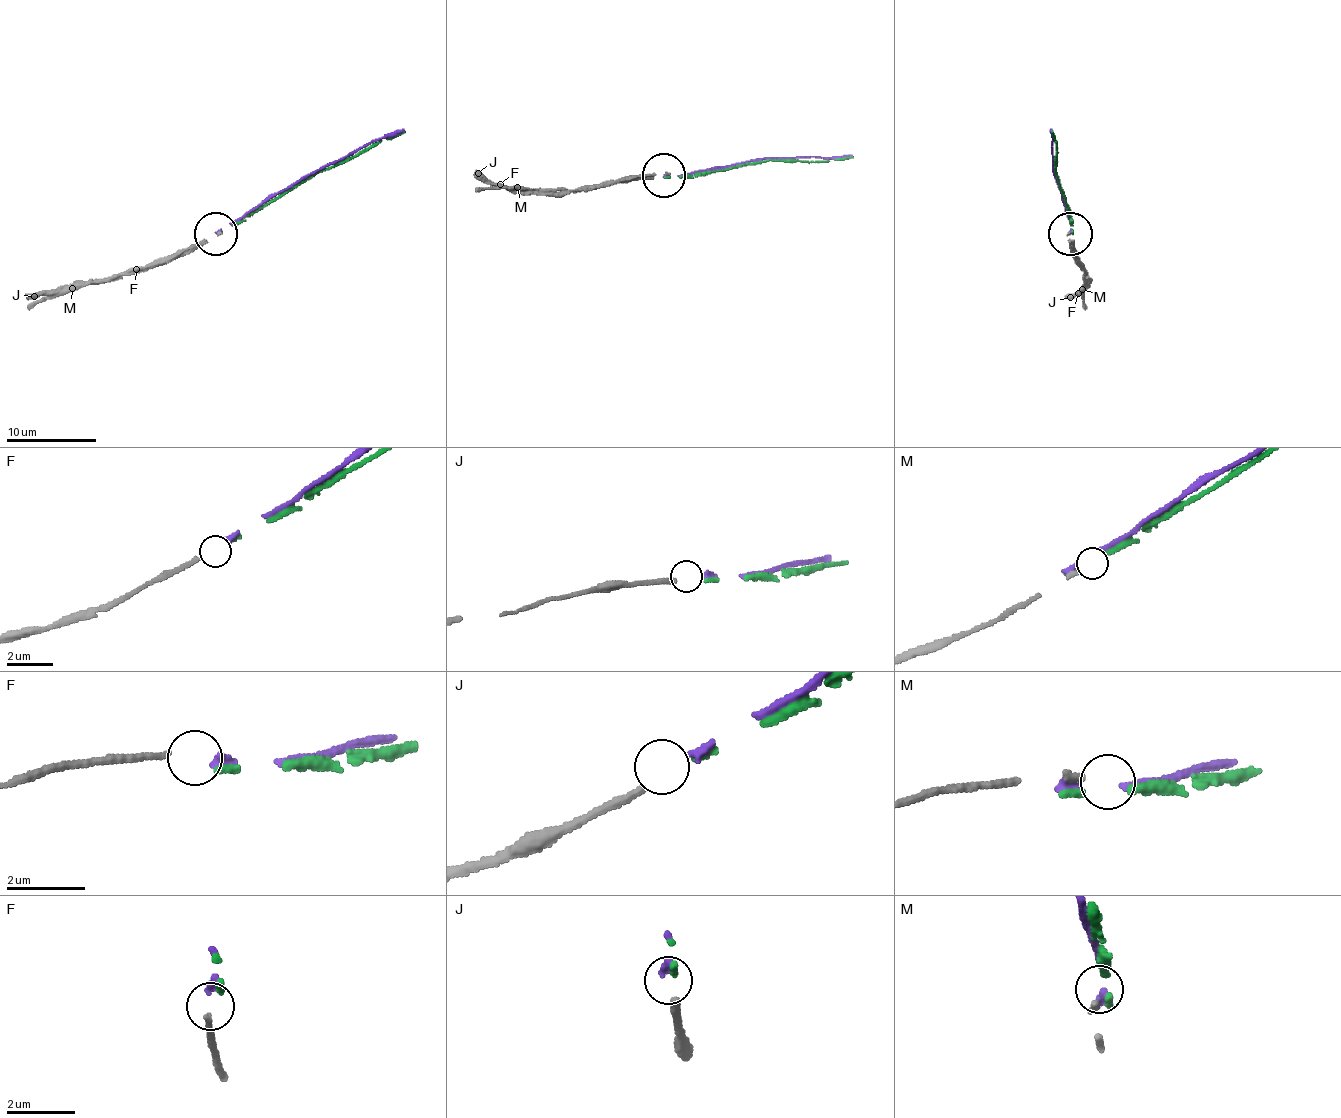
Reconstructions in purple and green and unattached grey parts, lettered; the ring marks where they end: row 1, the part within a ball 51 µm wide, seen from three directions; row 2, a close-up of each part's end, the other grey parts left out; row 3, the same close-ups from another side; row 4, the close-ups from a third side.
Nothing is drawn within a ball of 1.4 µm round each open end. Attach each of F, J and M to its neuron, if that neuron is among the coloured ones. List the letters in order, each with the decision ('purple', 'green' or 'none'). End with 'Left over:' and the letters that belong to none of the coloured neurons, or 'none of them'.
F: purple
J: green
M: none
Left over: M

